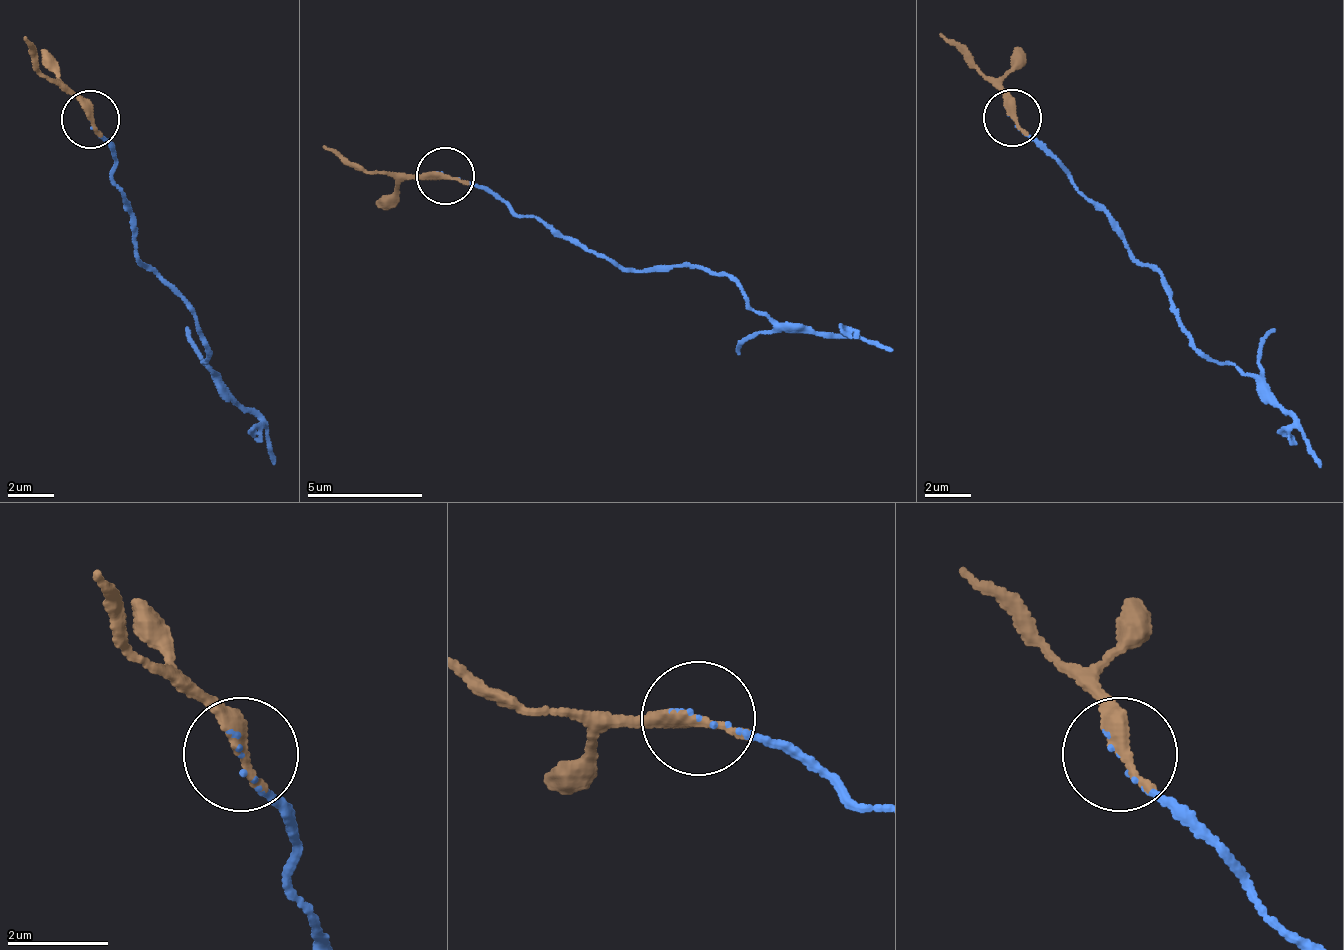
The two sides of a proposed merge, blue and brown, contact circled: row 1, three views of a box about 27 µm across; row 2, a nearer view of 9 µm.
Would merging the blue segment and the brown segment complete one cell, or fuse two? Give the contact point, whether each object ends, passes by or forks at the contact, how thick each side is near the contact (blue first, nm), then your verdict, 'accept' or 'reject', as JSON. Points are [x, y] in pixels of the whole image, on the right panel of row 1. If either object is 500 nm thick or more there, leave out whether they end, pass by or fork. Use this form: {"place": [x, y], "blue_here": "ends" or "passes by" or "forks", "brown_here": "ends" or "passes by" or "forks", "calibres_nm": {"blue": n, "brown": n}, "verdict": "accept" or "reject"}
{"place": [1012, 117], "blue_here": "ends", "brown_here": "ends", "calibres_nm": {"blue": 50, "brown": 360}, "verdict": "accept"}

